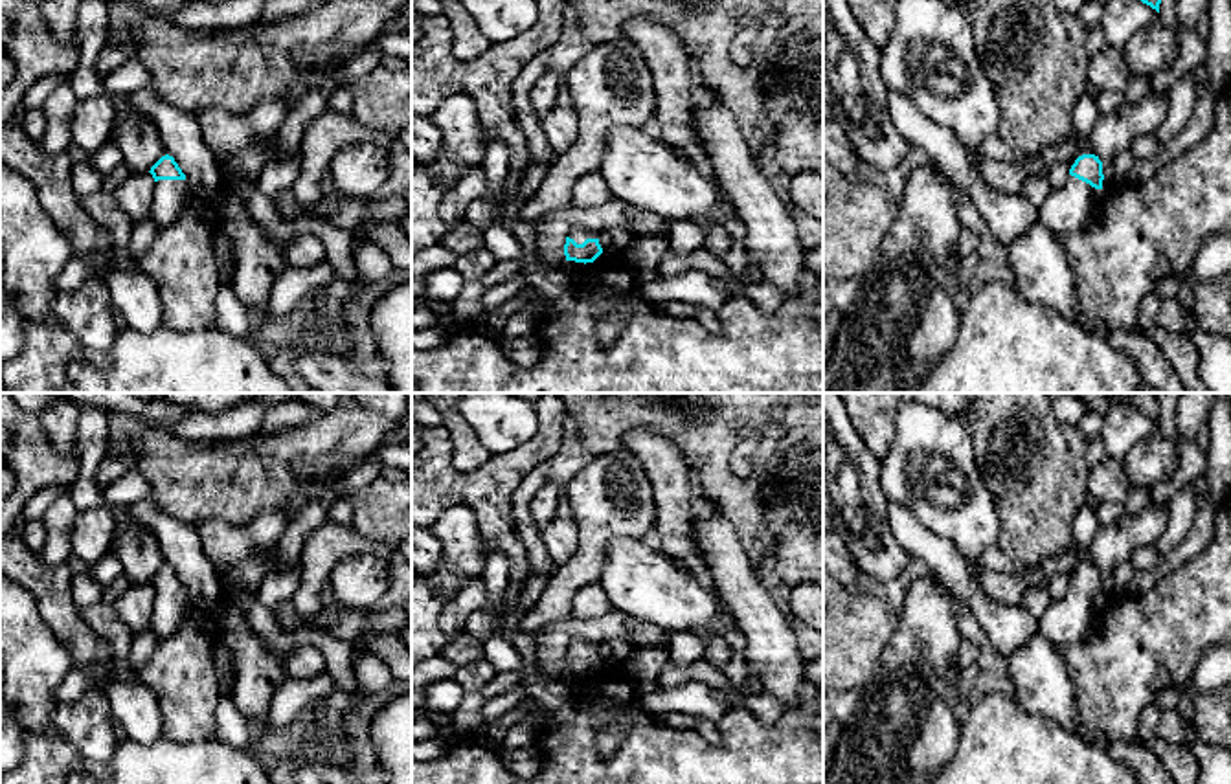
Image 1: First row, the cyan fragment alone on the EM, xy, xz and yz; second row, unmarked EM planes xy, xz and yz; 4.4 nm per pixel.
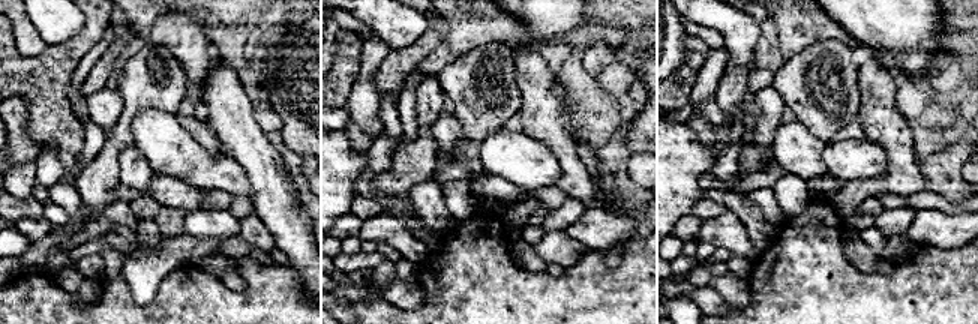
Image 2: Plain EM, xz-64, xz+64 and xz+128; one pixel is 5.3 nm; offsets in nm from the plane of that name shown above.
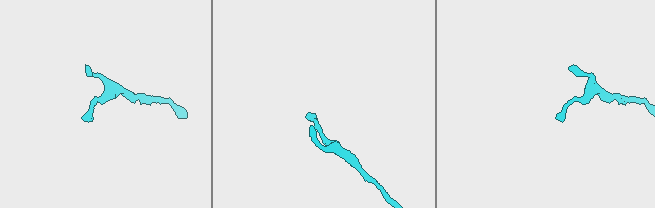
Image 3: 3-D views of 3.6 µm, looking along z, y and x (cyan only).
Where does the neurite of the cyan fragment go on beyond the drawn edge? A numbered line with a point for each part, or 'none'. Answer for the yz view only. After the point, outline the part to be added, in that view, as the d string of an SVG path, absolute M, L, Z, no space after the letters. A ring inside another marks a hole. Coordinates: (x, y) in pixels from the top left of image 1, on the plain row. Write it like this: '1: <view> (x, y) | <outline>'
1: yz (1066, 621) | M1069 588L1062 600L1053 600L1038 621L1038 632L1055 644L1071 644L1084 639L1097 615L1101 600Z

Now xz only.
1: xz (577, 645) | M573 637L568 643L568 648L573 650L577 655L582 655L586 650L597 650L599 644L597 643L592 643L592 641L584 641L581 637Z

